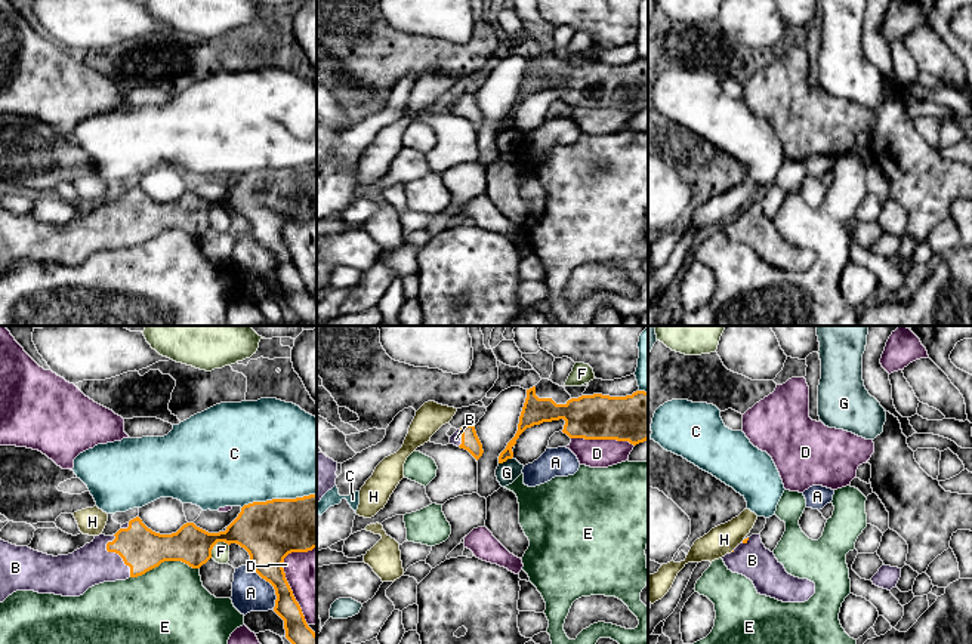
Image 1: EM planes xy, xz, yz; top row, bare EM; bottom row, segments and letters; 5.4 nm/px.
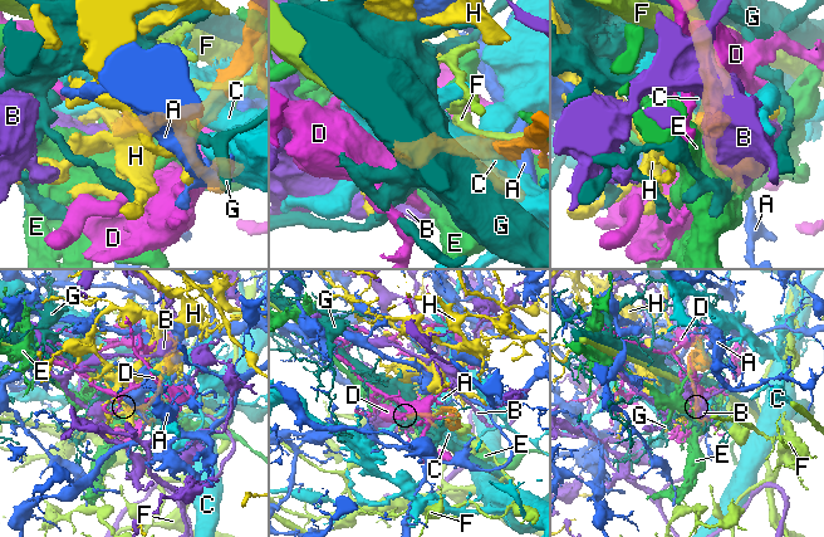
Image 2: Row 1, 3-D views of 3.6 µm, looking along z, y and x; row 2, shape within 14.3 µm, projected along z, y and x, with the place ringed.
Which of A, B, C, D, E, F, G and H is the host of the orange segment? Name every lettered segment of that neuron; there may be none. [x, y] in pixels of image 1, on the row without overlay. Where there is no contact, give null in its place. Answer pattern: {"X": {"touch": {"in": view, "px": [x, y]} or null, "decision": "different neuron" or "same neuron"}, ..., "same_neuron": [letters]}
{"A": {"touch": {"in": "xy", "px": [271, 252]}, "decision": "different neuron"}, "B": {"touch": {"in": "xy", "px": [116, 221]}, "decision": "same neuron"}, "C": {"touch": {"in": "xy", "px": [278, 168]}, "decision": "different neuron"}, "D": {"touch": {"in": "xz", "px": [602, 107]}, "decision": "different neuron"}, "E": {"touch": {"in": "xy", "px": [164, 228]}, "decision": "different neuron"}, "F": {"touch": {"in": "xy", "px": [215, 212]}, "decision": "different neuron"}, "G": {"touch": {"in": "xz", "px": [505, 129]}, "decision": "different neuron"}, "H": {"touch": null, "decision": "different neuron"}, "same_neuron": ["B"]}

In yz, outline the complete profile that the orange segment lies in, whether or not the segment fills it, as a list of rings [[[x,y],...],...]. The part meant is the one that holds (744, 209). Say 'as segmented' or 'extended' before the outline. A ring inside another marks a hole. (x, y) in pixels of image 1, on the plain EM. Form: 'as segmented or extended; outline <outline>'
extended; outline [[[760,203],[744,207],[722,228],[728,238],[750,247],[760,264],[783,271],[805,271],[815,262],[815,252],[789,243],[774,221],[765,216]]]

